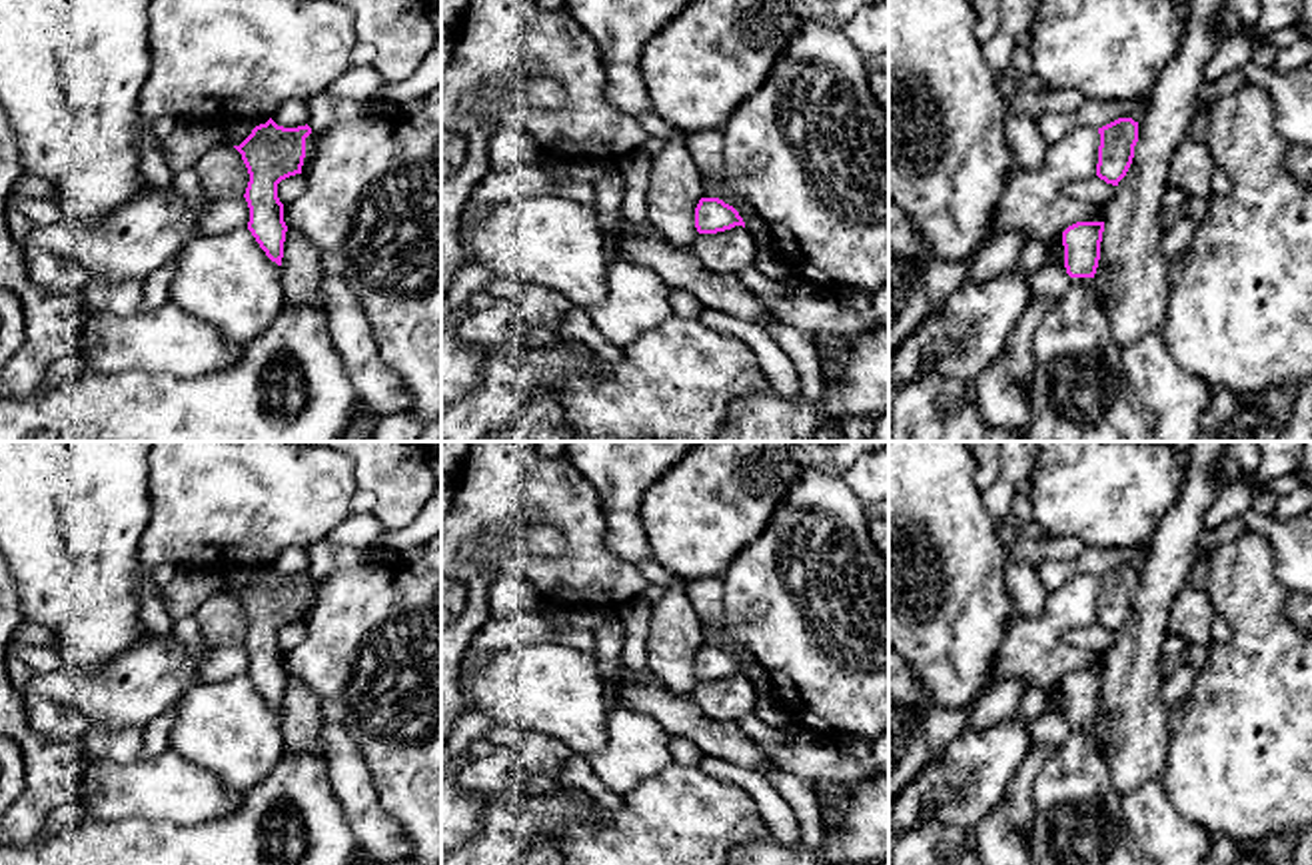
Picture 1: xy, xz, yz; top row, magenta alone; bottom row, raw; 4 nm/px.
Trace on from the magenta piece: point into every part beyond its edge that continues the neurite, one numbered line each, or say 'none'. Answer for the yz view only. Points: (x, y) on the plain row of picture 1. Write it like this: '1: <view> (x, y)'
1: yz (1079, 820)

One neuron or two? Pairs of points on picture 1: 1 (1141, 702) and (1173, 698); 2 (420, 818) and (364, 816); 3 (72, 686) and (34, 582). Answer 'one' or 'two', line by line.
1: two
2: two
3: two

